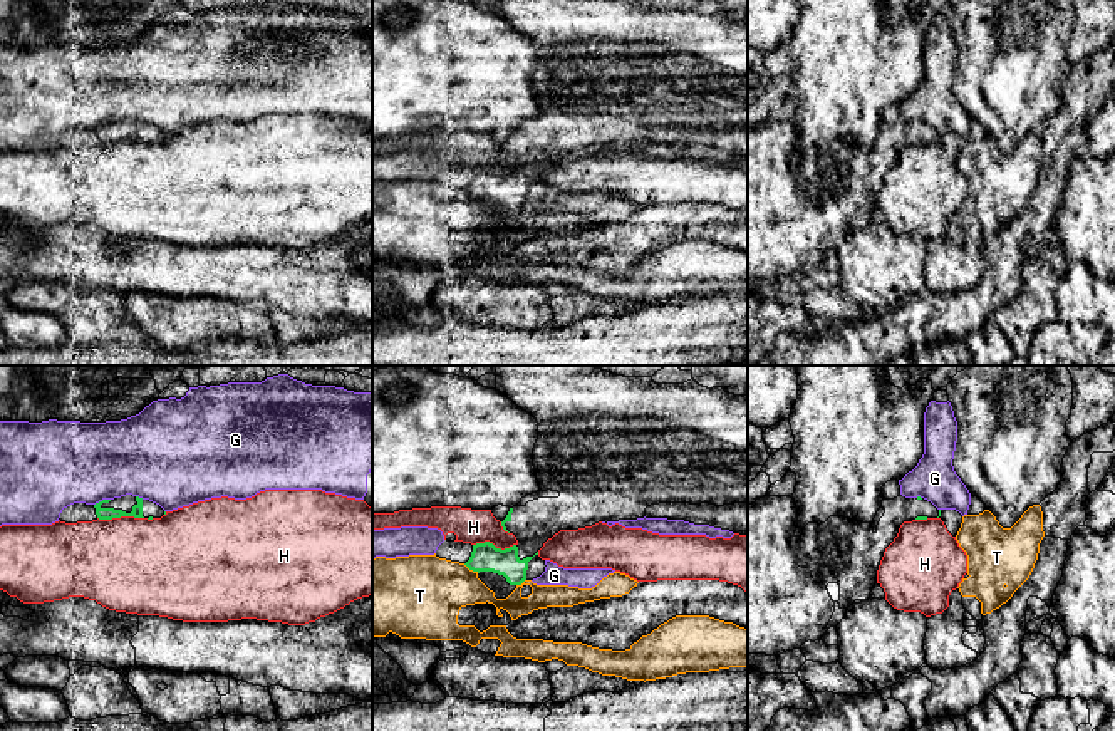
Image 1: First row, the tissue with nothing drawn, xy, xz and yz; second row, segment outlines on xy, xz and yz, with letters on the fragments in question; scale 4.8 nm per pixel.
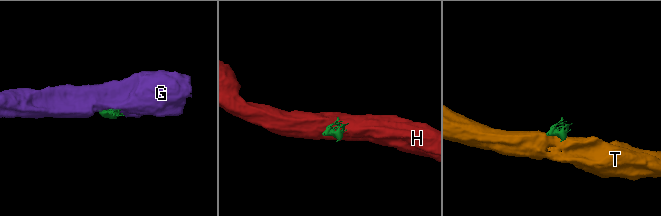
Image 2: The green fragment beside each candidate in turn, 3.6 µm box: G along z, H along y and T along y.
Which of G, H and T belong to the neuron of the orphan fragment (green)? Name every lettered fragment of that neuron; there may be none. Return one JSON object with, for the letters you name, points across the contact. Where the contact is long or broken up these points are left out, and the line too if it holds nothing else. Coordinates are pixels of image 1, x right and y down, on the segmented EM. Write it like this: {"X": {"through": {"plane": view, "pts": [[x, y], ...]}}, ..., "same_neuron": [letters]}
{"same_neuron": []}

